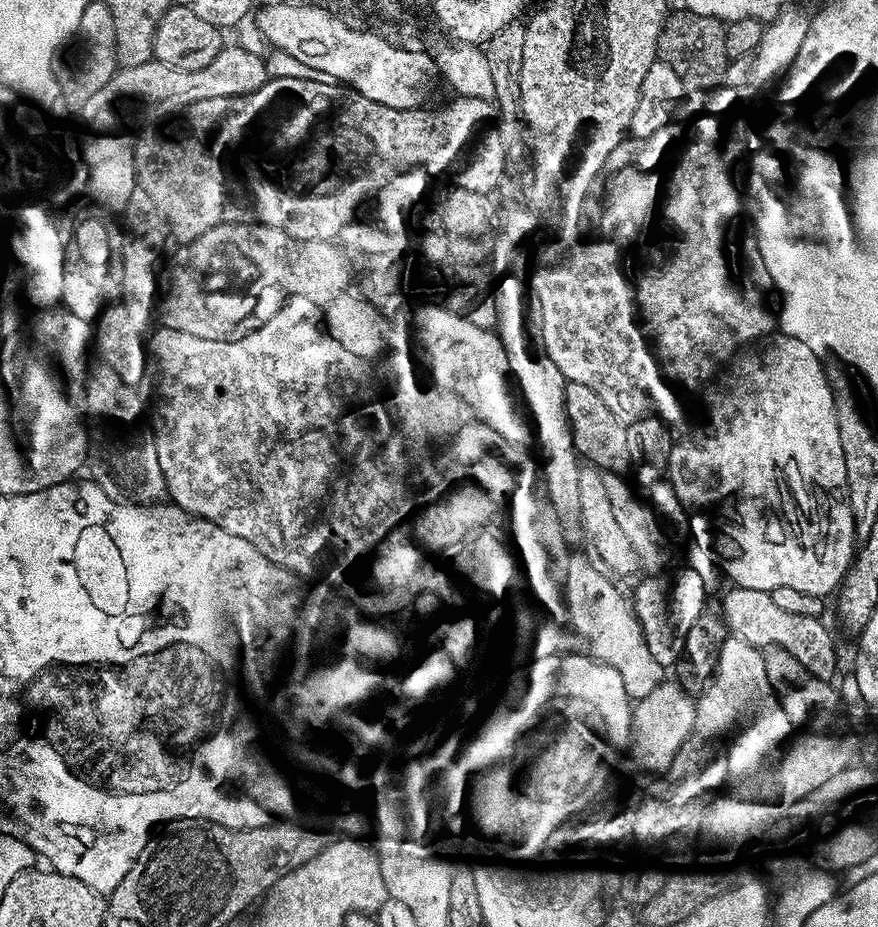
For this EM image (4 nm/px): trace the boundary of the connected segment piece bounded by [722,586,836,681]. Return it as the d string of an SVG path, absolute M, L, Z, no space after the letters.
M732 586L724 596L722 611L728 619L731 631L737 637L750 642L754 647L767 650L784 648L796 656L807 668L810 676L833 679L836 672L836 644L828 633L828 628L820 618L802 618L802 614L790 614L774 602L772 593Z

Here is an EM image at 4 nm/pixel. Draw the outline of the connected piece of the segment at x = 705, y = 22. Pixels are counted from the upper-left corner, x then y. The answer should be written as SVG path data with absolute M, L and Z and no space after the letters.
M687 10L669 11L660 31L656 55L683 82L689 93L699 94L715 90L723 85L723 74L729 59L726 54L725 21L715 20L706 14L694 14Z

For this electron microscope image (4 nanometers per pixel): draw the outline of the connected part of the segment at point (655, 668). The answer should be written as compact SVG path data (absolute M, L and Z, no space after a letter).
M577 554L571 557L566 587L566 619L572 623L573 634L582 643L588 644L587 651L595 659L614 666L614 670L622 674L622 682L628 687L633 701L643 702L665 679L665 665L657 662L654 654L650 654L642 626L636 623L636 613L629 597L623 596L607 580L609 577L593 564Z

